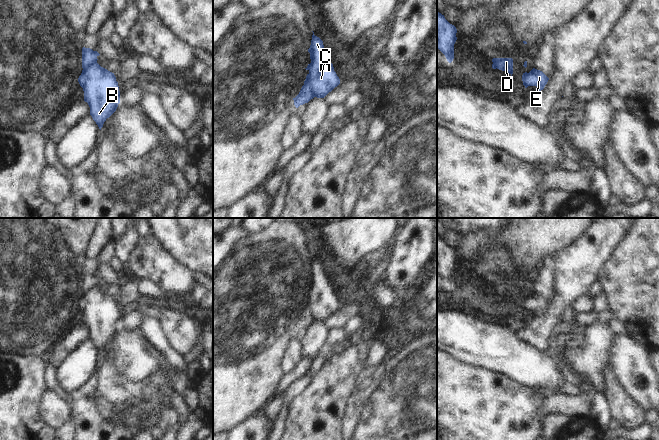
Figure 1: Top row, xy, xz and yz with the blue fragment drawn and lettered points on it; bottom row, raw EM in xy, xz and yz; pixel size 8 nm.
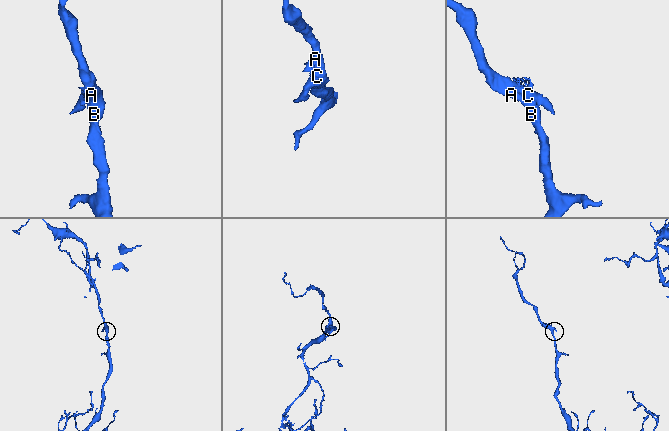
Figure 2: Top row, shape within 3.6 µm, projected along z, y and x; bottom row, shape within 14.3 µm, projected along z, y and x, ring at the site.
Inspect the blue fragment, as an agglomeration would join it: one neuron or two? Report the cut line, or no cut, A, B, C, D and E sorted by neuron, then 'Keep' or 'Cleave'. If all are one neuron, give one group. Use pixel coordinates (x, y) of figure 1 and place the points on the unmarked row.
Split along xz (304, 307), (309, 310), (315, 320). Groups: A B C D / E. Cleave

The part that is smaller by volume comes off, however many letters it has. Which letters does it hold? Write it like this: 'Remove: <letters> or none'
Remove: E

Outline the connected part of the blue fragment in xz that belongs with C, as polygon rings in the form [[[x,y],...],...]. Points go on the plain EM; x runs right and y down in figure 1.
[[[314,256],[308,276],[310,277],[311,287],[305,292],[309,297],[304,308],[310,310],[315,321],[324,322],[340,308],[340,303],[334,295],[323,265],[315,260]]]

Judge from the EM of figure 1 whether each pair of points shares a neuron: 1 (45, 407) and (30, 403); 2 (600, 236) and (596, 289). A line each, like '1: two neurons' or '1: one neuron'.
1: two neurons
2: two neurons

